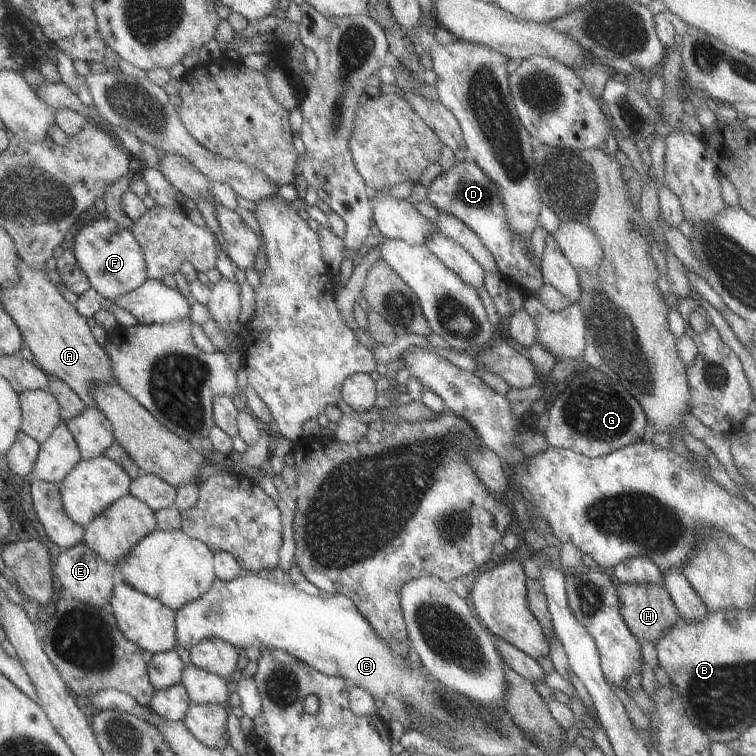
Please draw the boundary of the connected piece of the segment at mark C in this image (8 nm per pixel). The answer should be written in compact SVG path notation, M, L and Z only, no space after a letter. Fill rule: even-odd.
M250 573L248 576L238 575L229 581L216 579L201 597L178 609L175 619L176 646L180 645L189 650L201 640L219 638L229 642L238 650L252 646L260 650L278 649L295 656L322 674L343 678L349 686L363 688L374 698L381 697L384 700L385 696L392 694L403 704L413 707L419 715L425 715L446 725L455 724L455 716L443 701L441 683L429 679L422 665L411 665L408 656L402 657L394 653L347 596L322 592L319 595L310 595L296 587L294 583L282 584L270 576L264 578L263 575Z

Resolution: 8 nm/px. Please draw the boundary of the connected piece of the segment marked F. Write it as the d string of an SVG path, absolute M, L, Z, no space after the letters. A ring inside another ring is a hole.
M104 217L86 224L76 232L71 249L76 257L78 266L88 277L90 286L109 301L117 296L126 294L142 286L148 275L146 272L145 256L133 232L122 228L115 220Z

